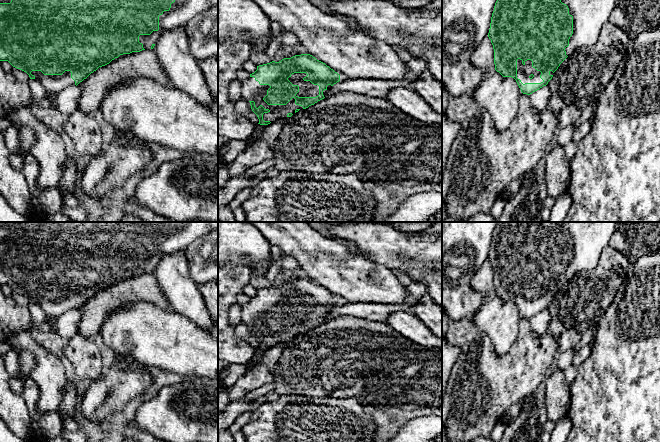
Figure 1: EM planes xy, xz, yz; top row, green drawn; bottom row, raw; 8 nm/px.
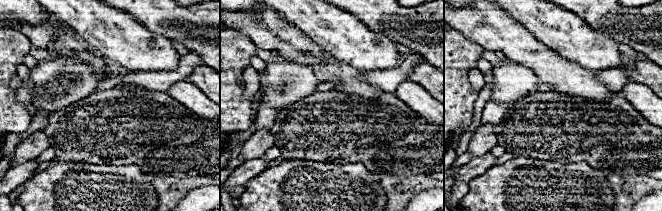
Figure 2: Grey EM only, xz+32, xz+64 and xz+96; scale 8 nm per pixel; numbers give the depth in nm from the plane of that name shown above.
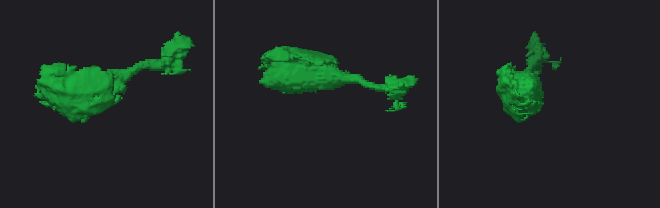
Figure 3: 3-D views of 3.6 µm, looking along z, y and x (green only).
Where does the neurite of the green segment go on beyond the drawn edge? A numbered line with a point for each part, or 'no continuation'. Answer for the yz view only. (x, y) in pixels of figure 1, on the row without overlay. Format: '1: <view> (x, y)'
1: yz (523, 295)

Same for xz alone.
1: xz (306, 313)

